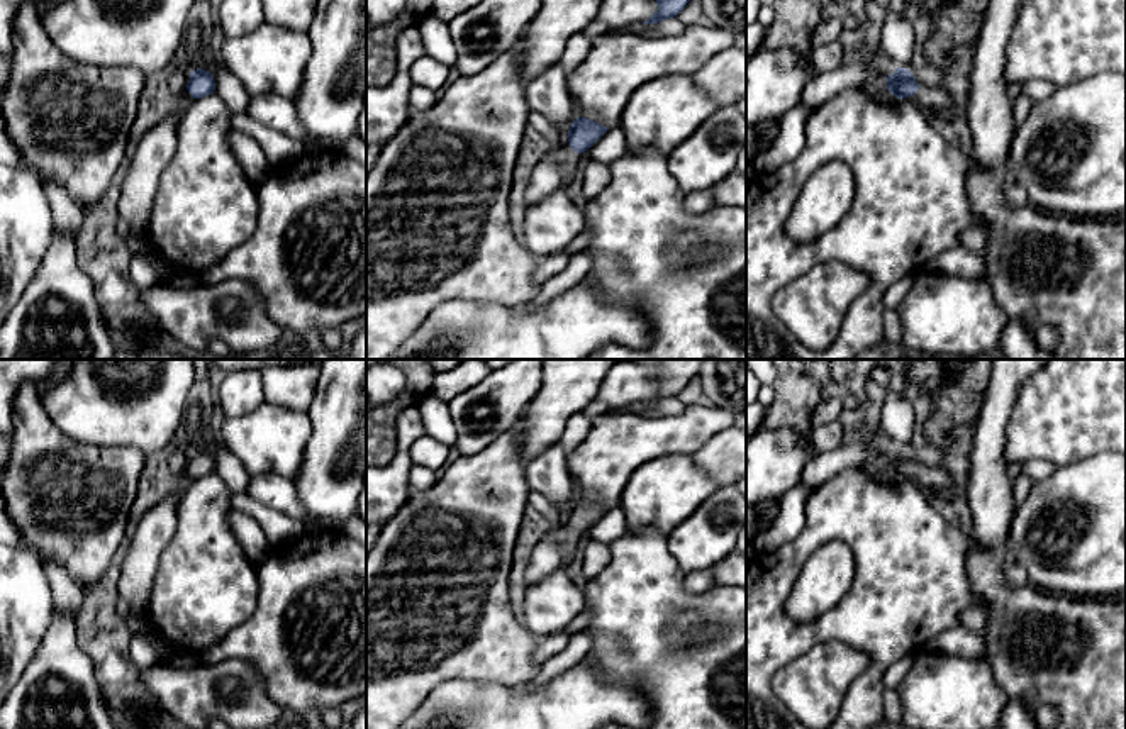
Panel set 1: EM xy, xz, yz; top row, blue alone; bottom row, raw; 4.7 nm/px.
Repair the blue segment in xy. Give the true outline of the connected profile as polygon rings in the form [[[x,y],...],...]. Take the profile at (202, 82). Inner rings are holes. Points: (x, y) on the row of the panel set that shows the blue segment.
[[[197,68],[193,73],[190,73],[190,81],[187,85],[187,90],[178,97],[180,103],[183,105],[192,97],[202,98],[205,95],[212,95],[215,90],[215,80],[210,71]]]

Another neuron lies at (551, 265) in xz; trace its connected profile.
[[[558,253],[558,254],[543,258],[534,275],[534,283],[541,287],[544,281],[561,273],[568,266],[570,258],[571,258],[571,253]]]

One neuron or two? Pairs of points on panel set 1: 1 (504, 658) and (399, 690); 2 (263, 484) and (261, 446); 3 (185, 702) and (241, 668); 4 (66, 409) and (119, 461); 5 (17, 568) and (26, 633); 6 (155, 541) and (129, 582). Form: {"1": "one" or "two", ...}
{"1": "one", "2": "two", "3": "one", "4": "two", "5": "one", "6": "one"}

